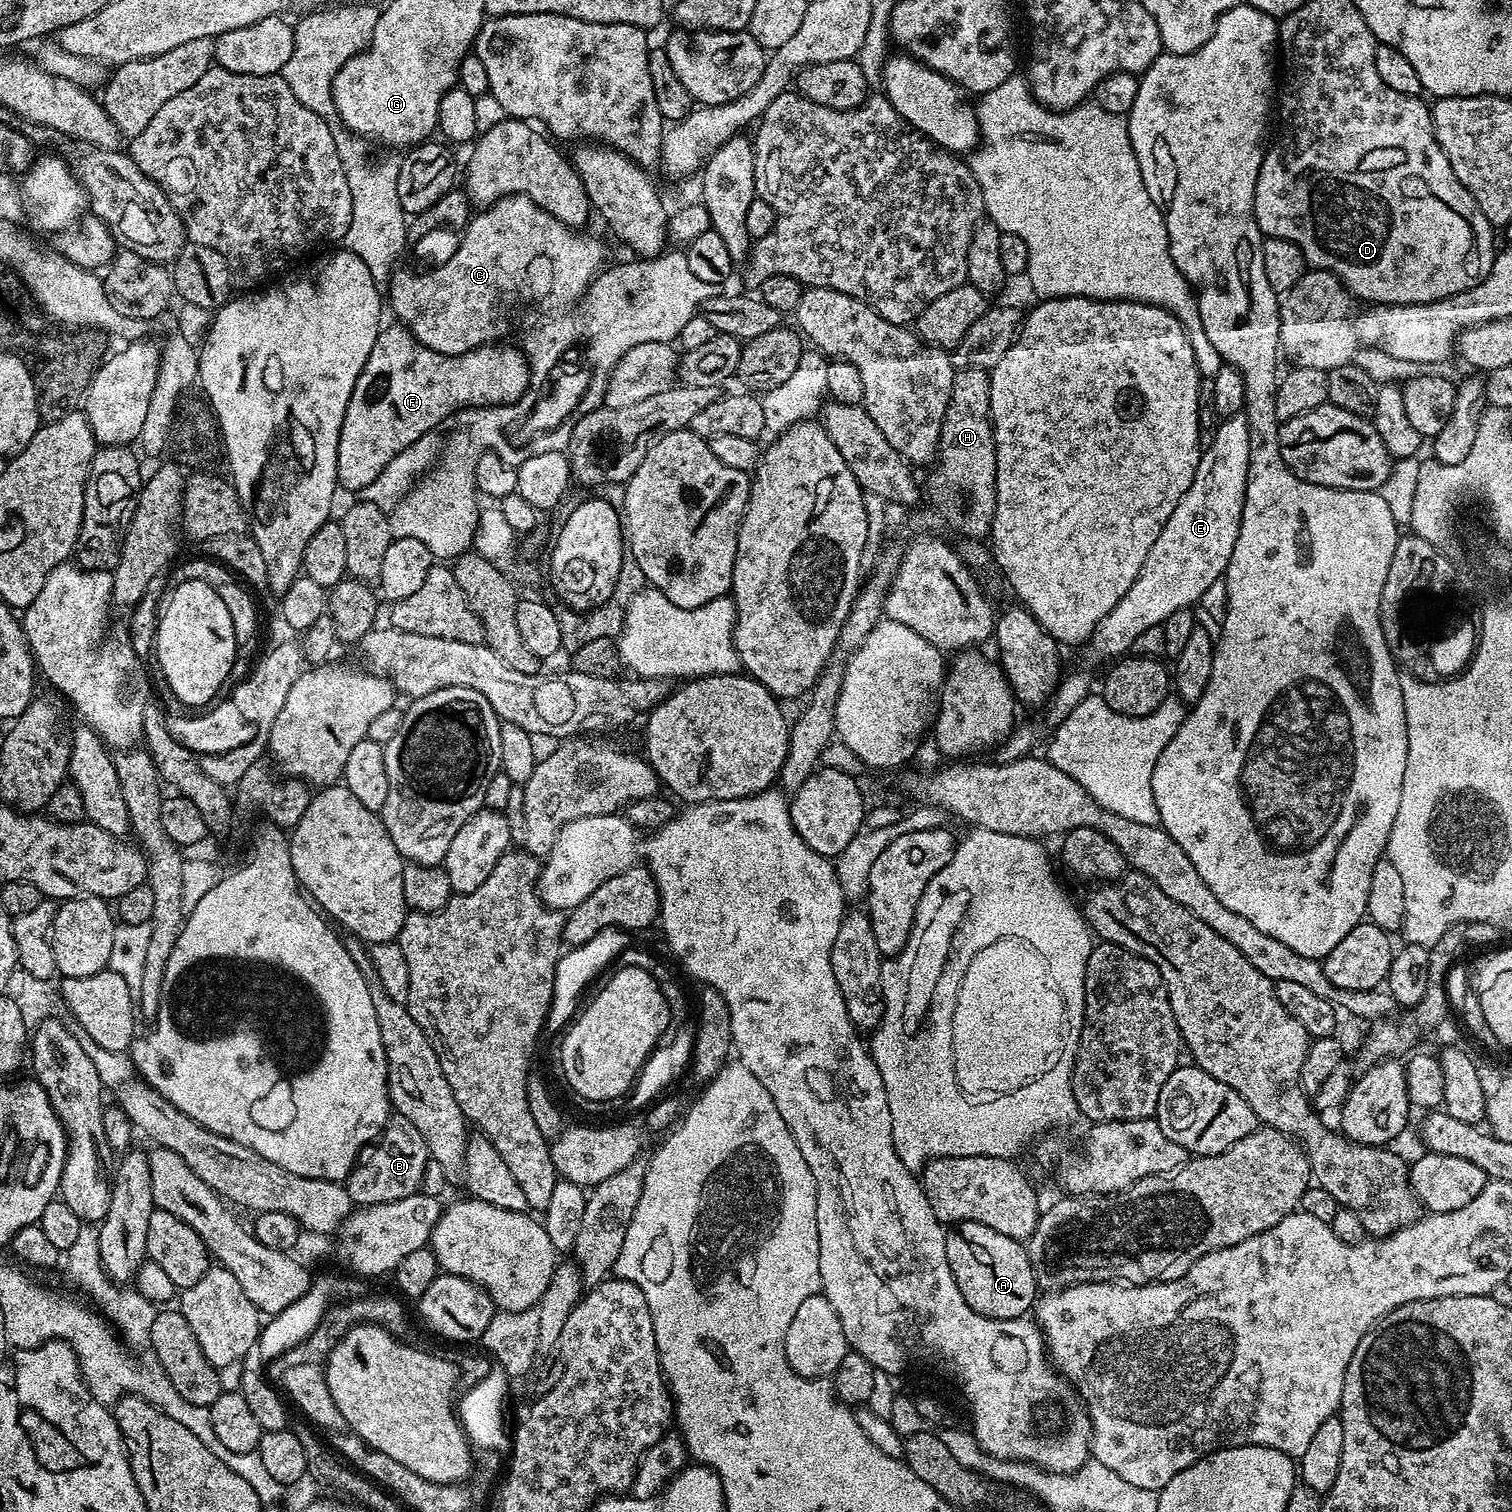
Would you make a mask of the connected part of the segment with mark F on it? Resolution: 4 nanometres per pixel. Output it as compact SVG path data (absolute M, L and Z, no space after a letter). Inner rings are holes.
M401 332L401 336L396 336L393 340L387 340L387 335L382 334L374 342L374 350L370 350L370 358L366 358L366 366L362 374L358 374L358 382L346 406L346 418L342 422L338 442L336 483L341 489L349 488L352 494L359 493L361 488L374 482L386 464L416 439L439 429L439 424L448 415L449 419L457 410L479 405L484 388L488 388L489 405L508 406L516 402L512 400L518 399L530 383L530 364L525 353L519 347L511 348L504 344L508 342L484 344L481 348L463 352L461 356L443 356L422 346L411 332Z

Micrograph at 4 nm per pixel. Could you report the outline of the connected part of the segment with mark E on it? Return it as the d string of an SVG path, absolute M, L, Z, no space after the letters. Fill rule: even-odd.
M1247 415L1221 419L1215 425L1212 434L1212 441L1209 444L1207 441L1203 445L1194 482L1190 482L1190 490L1186 490L1186 494L1182 494L1182 502L1174 506L1174 514L1170 514L1170 522L1162 526L1162 534L1158 534L1158 542L1150 546L1150 554L1138 578L1134 578L1130 590L1126 590L1118 606L1114 606L1114 610L1110 610L1106 618L1102 618L1102 622L1090 637L1090 644L1093 644L1104 656L1123 657L1131 649L1134 638L1142 634L1142 630L1163 625L1164 617L1174 614L1174 610L1192 608L1195 600L1202 599L1207 594L1208 587L1215 580L1217 583L1228 570L1230 554L1234 550L1234 542L1238 542L1240 533L1240 519L1244 509L1244 495L1250 470L1250 430ZM1167 600L1168 605L1160 612L1160 604L1166 603Z

